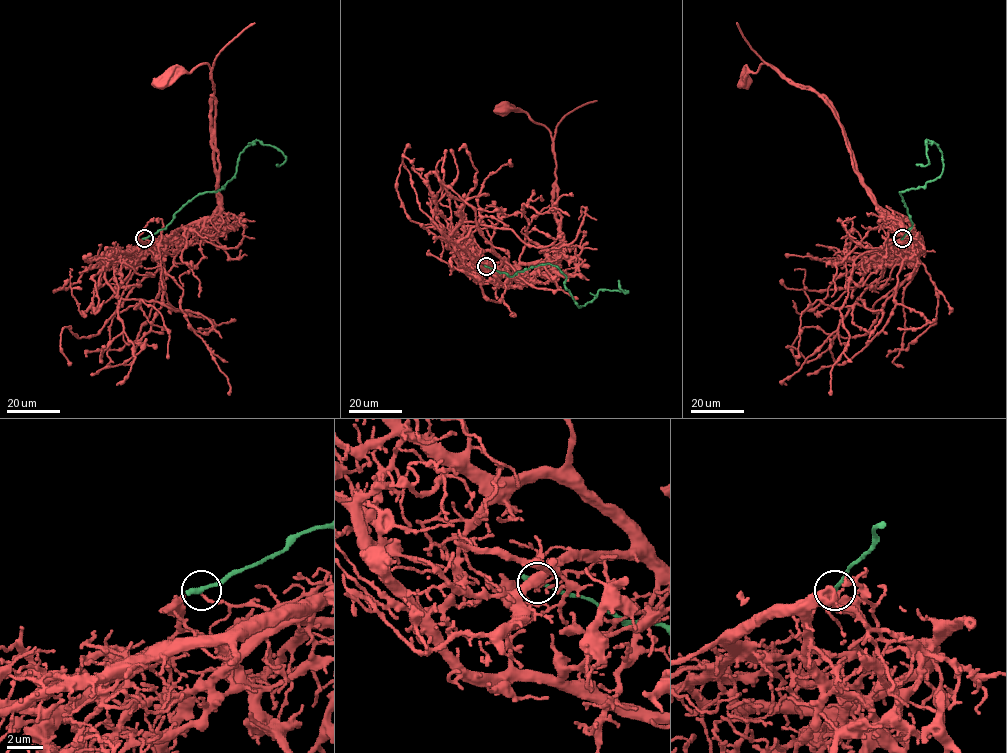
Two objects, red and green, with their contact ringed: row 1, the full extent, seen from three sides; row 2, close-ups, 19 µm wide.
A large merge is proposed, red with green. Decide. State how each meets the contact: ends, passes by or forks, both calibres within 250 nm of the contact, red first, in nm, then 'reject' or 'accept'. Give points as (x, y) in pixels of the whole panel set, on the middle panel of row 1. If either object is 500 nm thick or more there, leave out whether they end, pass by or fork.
red passes by; green ends; calibres 120 and 400 nm; reject

